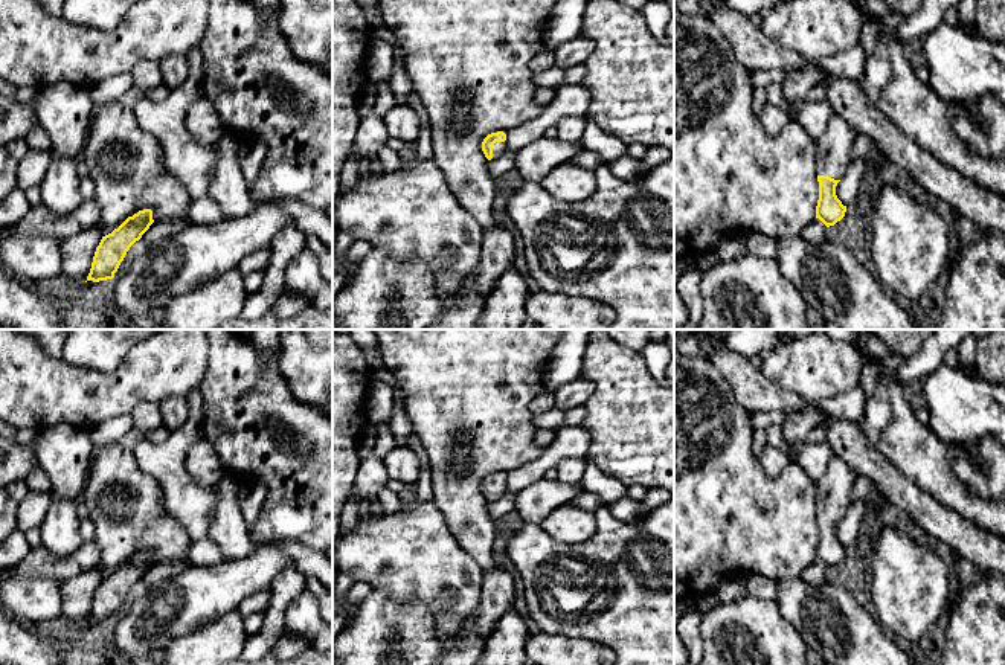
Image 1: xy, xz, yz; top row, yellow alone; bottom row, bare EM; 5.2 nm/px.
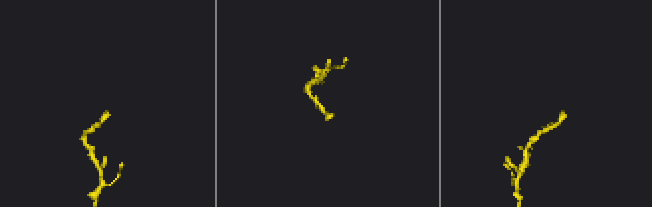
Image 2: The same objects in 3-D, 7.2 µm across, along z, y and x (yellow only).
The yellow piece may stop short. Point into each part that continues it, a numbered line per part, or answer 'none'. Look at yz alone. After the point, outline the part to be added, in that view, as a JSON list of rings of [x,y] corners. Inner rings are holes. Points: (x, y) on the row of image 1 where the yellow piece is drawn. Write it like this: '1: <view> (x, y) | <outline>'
1: yz (834, 147) | [[[833,111],[825,133],[817,140],[817,175],[828,175],[834,180],[840,180],[851,162],[854,139],[854,128]]]

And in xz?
1: xz (499, 148) | [[[506,140],[505,142],[496,142],[493,145],[493,159],[497,159],[497,157],[503,156],[505,153],[508,153]]]

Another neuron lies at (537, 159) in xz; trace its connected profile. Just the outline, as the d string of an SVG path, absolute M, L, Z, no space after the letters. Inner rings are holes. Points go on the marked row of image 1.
M543 136L515 153L514 168L525 182L540 185L552 169L570 162L581 148L580 142Z

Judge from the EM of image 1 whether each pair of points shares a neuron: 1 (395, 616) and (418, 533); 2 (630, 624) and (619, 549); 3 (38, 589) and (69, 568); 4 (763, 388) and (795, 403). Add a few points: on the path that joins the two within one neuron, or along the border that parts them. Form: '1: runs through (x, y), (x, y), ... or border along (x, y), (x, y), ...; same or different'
1: border along (374, 589), (395, 600), (417, 598), (433, 615); different
2: runs through (630, 606), (630, 580), (626, 568); same
3: border along (17, 577), (49, 577), (60, 583); different
4: runs through (770, 395), (787, 401); same

